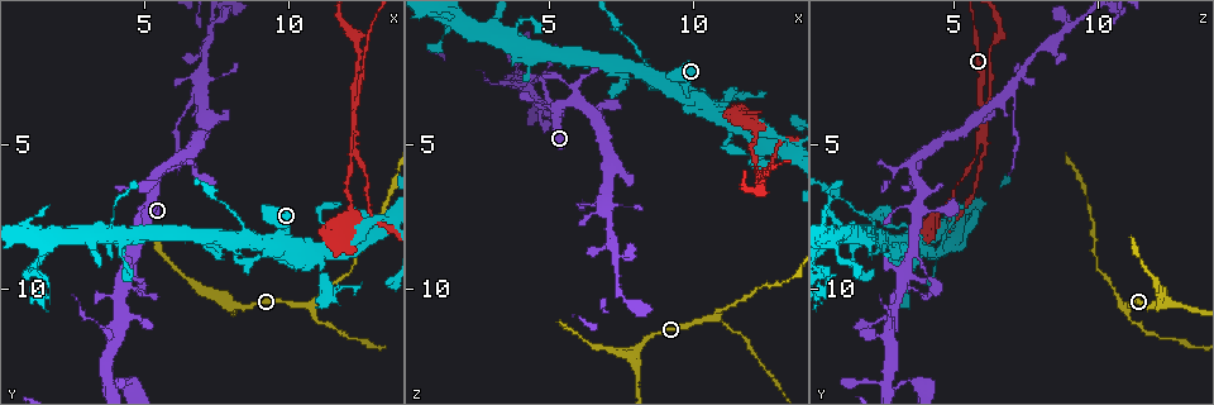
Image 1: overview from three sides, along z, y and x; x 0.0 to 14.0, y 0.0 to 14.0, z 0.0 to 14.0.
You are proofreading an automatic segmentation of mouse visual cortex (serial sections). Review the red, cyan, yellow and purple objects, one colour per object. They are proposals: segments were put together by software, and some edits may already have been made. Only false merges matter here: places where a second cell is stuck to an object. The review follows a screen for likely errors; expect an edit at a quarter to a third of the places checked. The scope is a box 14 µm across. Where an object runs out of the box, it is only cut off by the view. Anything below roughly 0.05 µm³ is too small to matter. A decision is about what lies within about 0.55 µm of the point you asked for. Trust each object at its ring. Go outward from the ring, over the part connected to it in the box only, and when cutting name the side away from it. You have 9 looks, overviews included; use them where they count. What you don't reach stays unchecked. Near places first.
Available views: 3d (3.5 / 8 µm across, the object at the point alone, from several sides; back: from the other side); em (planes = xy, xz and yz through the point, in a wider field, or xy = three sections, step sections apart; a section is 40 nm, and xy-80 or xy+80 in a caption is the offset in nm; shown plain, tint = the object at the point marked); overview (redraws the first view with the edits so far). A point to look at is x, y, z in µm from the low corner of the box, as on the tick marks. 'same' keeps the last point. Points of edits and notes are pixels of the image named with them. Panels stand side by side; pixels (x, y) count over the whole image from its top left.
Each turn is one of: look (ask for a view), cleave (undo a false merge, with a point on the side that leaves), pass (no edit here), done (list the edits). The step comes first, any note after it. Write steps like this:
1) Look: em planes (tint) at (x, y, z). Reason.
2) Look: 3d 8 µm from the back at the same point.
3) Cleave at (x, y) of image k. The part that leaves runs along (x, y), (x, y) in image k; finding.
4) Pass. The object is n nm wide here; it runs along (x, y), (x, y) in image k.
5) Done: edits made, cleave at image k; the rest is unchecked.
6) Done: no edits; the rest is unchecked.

Look: 3d 3.5 µm at (12.3, 3.8, 5.9). Two arms in line, one across.

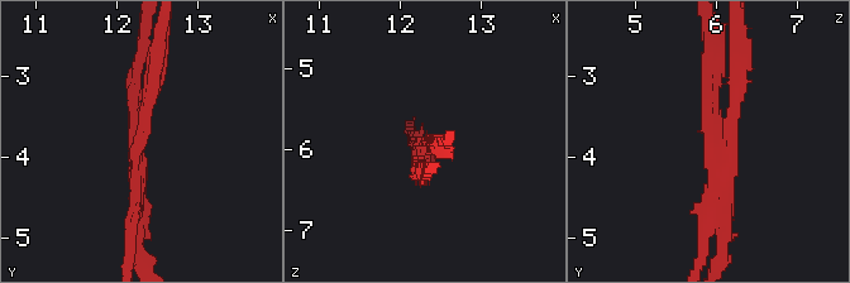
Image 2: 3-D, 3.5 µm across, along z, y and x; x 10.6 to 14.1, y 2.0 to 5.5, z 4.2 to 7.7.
Cleave at (134, 76) of image 2. Two cells meet here.

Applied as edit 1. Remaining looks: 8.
Look: 3d 8 µm at (8.4, 8.1, 2.5). A fork.

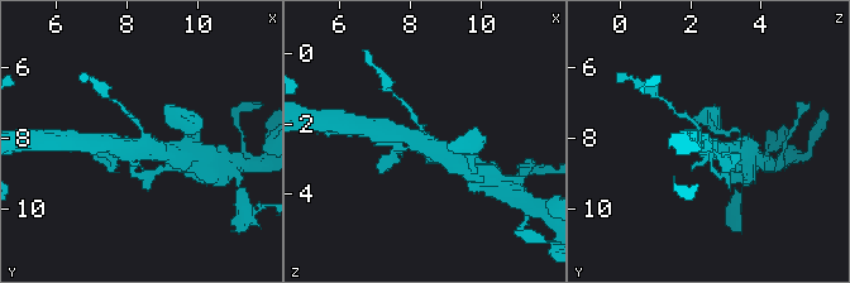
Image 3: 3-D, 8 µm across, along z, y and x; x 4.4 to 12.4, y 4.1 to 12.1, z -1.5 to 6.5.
Look: em xy step 1 (tint) at (8.4, 8.0, 2.4).

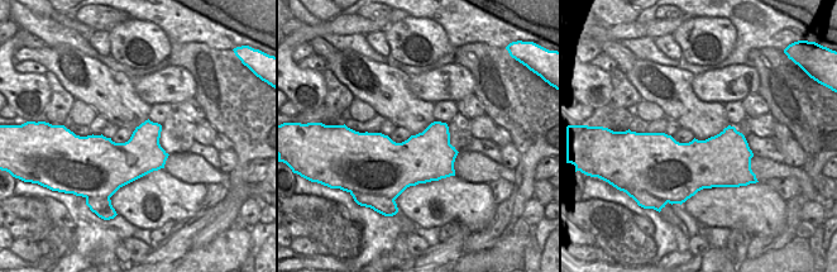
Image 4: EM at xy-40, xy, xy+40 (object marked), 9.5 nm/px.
Pass. It runs along (455, 162), (419, 140), (391, 133) in image 3; all the same cell.

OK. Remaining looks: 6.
Look: 3d 3.5 µm at (3.7, 13.2, 2.6).

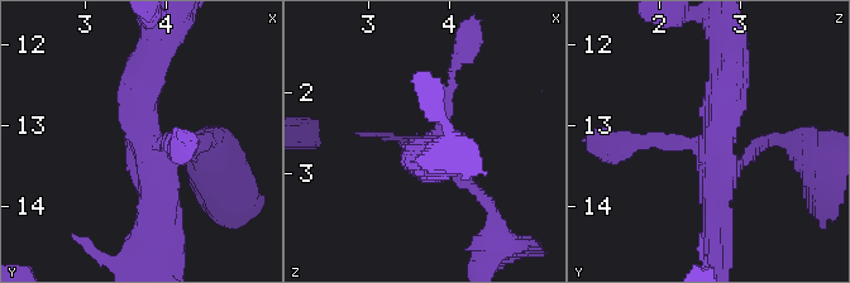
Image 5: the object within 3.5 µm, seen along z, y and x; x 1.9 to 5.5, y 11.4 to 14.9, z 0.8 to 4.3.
Look: em xy step 5 (tint) at (3.80, 13.25, 2.70). 4 arms meet here; the arms are 150, 200, 300, 450 nm wide; shape alone is not enough.

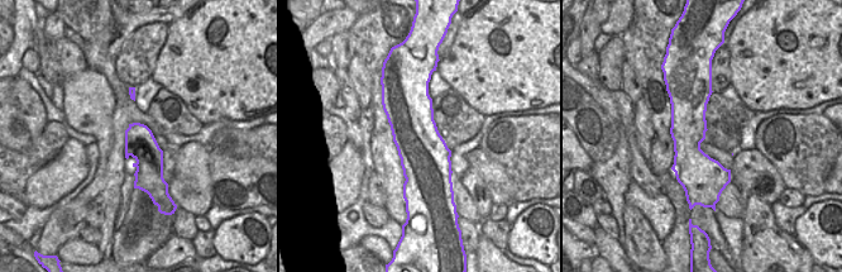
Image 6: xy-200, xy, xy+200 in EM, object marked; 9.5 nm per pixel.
Pass. It runs along (147, 70), (151, 171), (194, 147) in image 5; one cell here.

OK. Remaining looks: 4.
Look: 3d 3.5 µm at (12.2, 8.5, 4.8). Four-way junction.

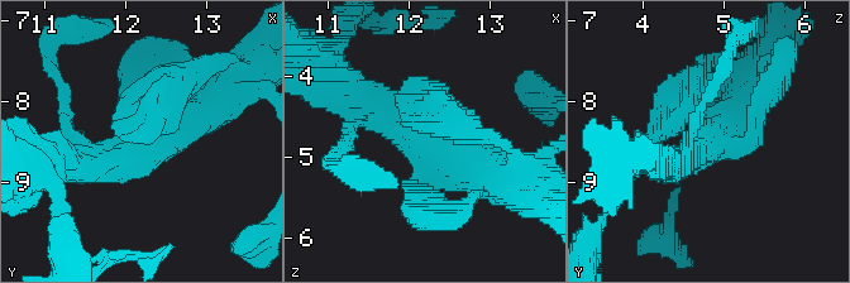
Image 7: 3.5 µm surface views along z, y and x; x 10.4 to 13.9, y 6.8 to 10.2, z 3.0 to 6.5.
Look: em xy step 5 (tint) at (12.25, 8.50, 4.80).

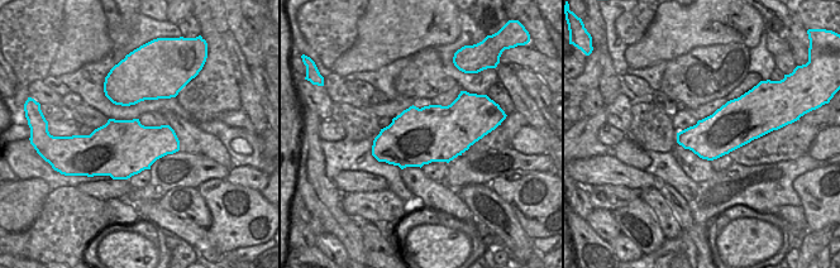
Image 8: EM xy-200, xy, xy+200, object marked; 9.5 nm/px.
Pass. The object is 550 nm wide here; it runs along (359, 101), (496, 178) in image 7; continuous, no second cell.

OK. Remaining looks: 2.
Done: edits made, cleave at image 2; the rest is unchecked.

